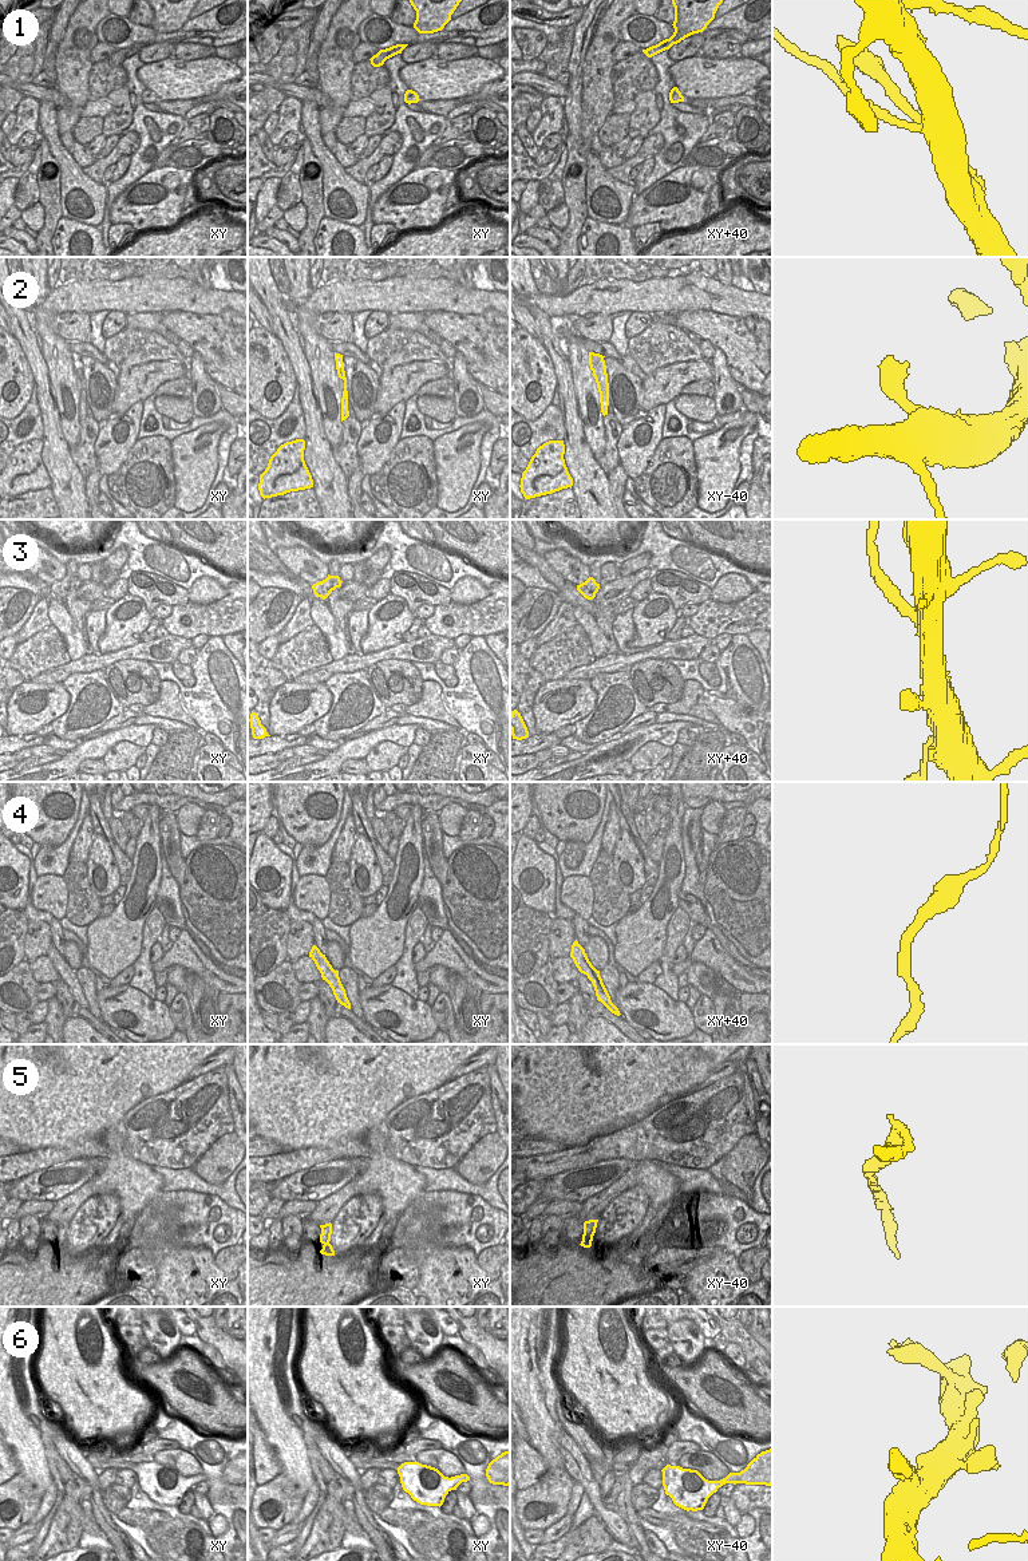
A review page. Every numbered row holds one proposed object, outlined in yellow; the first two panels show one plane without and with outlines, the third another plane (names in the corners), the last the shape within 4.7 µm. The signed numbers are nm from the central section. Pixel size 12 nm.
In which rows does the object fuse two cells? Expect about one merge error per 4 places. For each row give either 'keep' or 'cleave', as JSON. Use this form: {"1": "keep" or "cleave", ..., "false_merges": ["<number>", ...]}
{"1": "cleave", "2": "keep", "3": "cleave", "4": "cleave", "5": "keep", "6": "keep", "false_merges": ["1", "3", "4"]}

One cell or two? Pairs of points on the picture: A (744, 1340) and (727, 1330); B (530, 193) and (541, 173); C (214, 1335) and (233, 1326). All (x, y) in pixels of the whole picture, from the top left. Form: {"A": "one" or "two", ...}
{"A": "one", "B": "two", "C": "two"}

